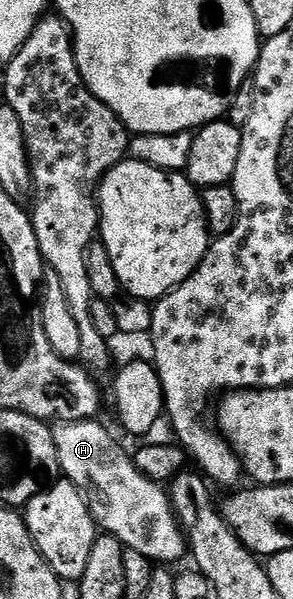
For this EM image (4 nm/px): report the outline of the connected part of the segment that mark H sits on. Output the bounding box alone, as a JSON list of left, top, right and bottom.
[52,421,186,565]

